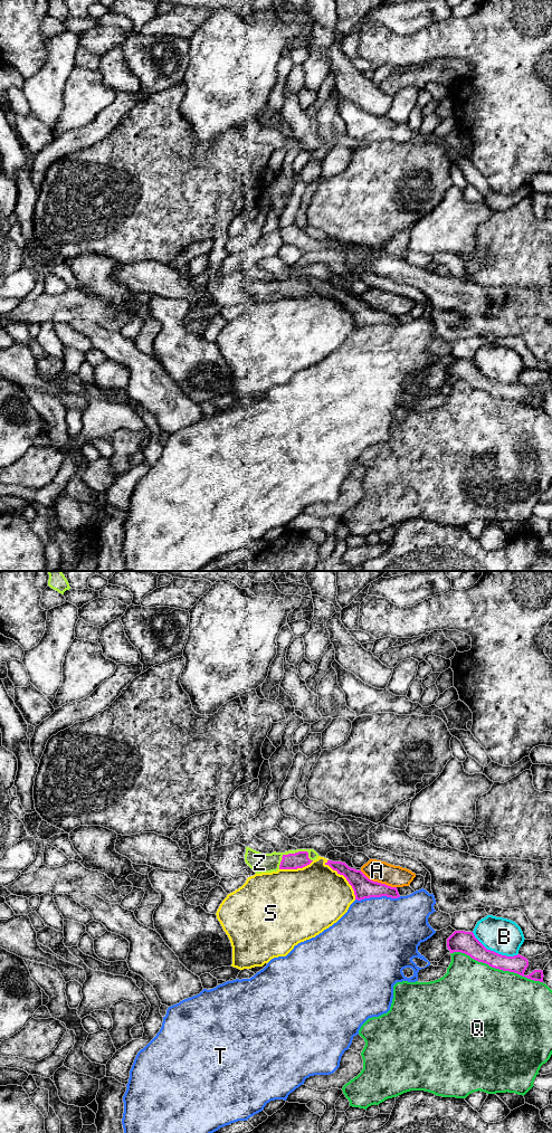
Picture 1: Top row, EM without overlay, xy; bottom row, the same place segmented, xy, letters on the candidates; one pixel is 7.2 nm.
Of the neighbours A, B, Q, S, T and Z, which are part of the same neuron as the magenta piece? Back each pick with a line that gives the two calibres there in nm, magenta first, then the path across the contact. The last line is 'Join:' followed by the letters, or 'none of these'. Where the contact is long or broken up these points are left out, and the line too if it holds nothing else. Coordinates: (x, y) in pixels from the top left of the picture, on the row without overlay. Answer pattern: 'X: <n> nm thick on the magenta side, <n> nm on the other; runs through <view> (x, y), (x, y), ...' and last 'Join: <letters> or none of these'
Z: 120 nm thick on the magenta side, 150 nm on the other; runs through xy (300, 287), (293, 282), (259, 291)
Join: Z

